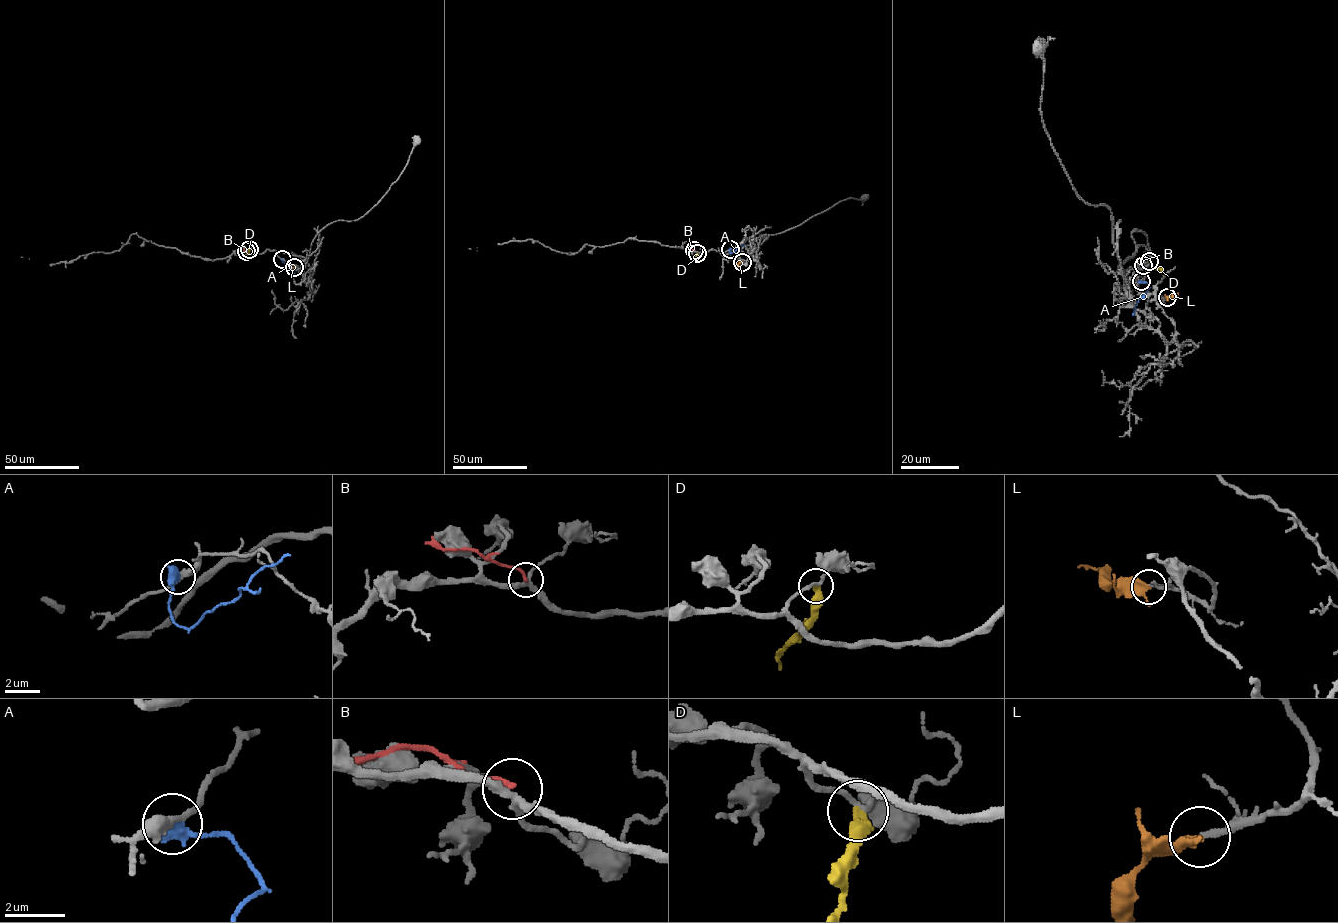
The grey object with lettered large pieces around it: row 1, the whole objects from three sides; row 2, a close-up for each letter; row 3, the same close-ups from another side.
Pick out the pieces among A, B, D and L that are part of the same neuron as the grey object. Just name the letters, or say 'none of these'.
L

